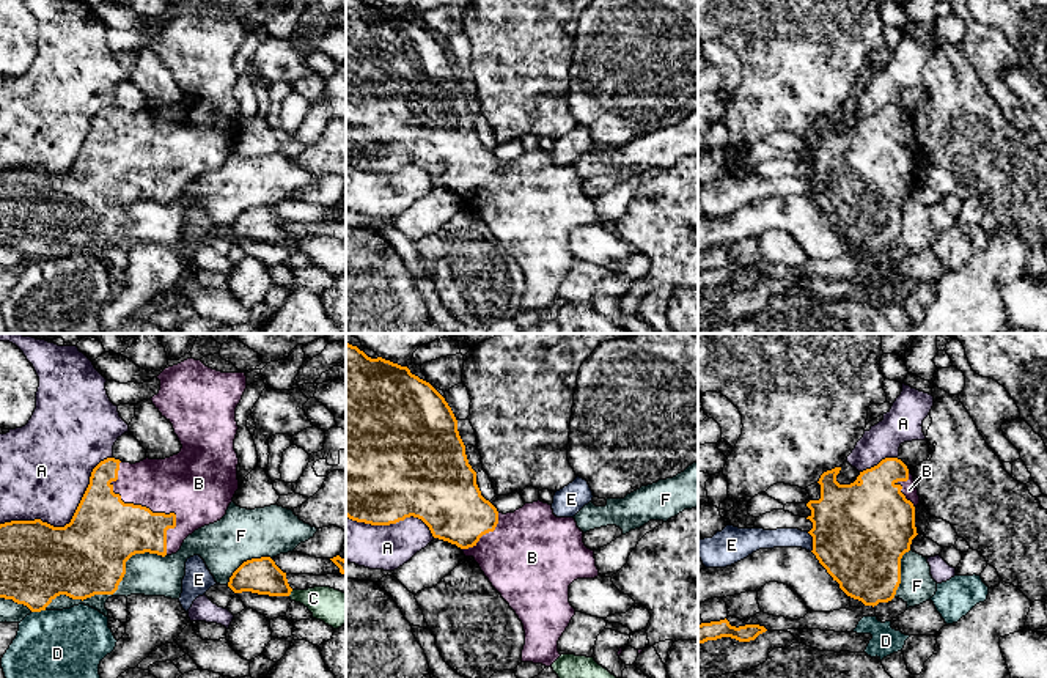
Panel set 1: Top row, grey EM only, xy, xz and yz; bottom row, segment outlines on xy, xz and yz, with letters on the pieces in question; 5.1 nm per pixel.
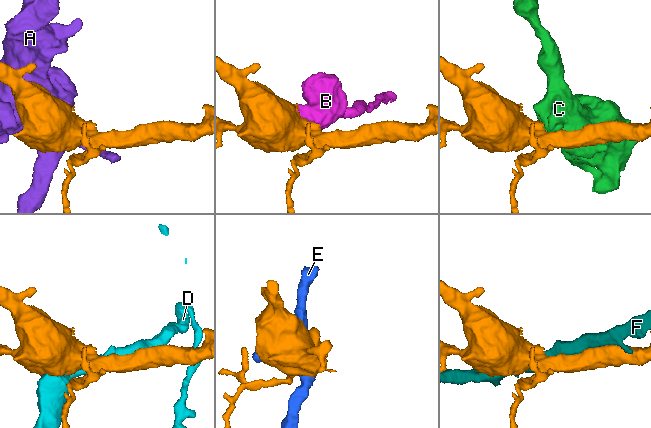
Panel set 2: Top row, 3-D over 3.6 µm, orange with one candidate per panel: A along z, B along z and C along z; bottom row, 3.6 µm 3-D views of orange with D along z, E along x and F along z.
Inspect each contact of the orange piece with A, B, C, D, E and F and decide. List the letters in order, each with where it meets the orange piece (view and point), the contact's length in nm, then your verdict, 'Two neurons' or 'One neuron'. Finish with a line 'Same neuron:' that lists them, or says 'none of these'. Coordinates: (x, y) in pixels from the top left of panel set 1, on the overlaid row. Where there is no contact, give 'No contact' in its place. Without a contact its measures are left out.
A: Touches orange at xy (71, 521). Shared border 650 nm. Two neurons
B: Touches orange at xy (148, 508). Shared border 550 nm. One neuron
C: Touches orange at xy (290, 593). Shared border 40 nm. Two neurons
D: Touches orange at xy (38, 611). Shared border 70 nm. Two neurons
E: Touches orange at yz (813, 541). Shared border 110 nm. Two neurons
F: Touches orange at xy (113, 592). Shared border 700 nm. Two neurons
Same neuron: B

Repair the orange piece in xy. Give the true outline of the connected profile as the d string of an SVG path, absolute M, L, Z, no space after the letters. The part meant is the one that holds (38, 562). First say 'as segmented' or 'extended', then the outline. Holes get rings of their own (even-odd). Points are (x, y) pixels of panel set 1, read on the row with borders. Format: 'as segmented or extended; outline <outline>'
extended; outline M187 359L165 368L157 379L160 390L151 401L173 425L181 451L135 464L115 458L101 461L64 527L41 519L0 524L0 598L41 612L60 595L82 601L113 595L132 555L176 554L189 535L226 514L239 489L236 407L247 389L245 373L222 373L201 360Z

